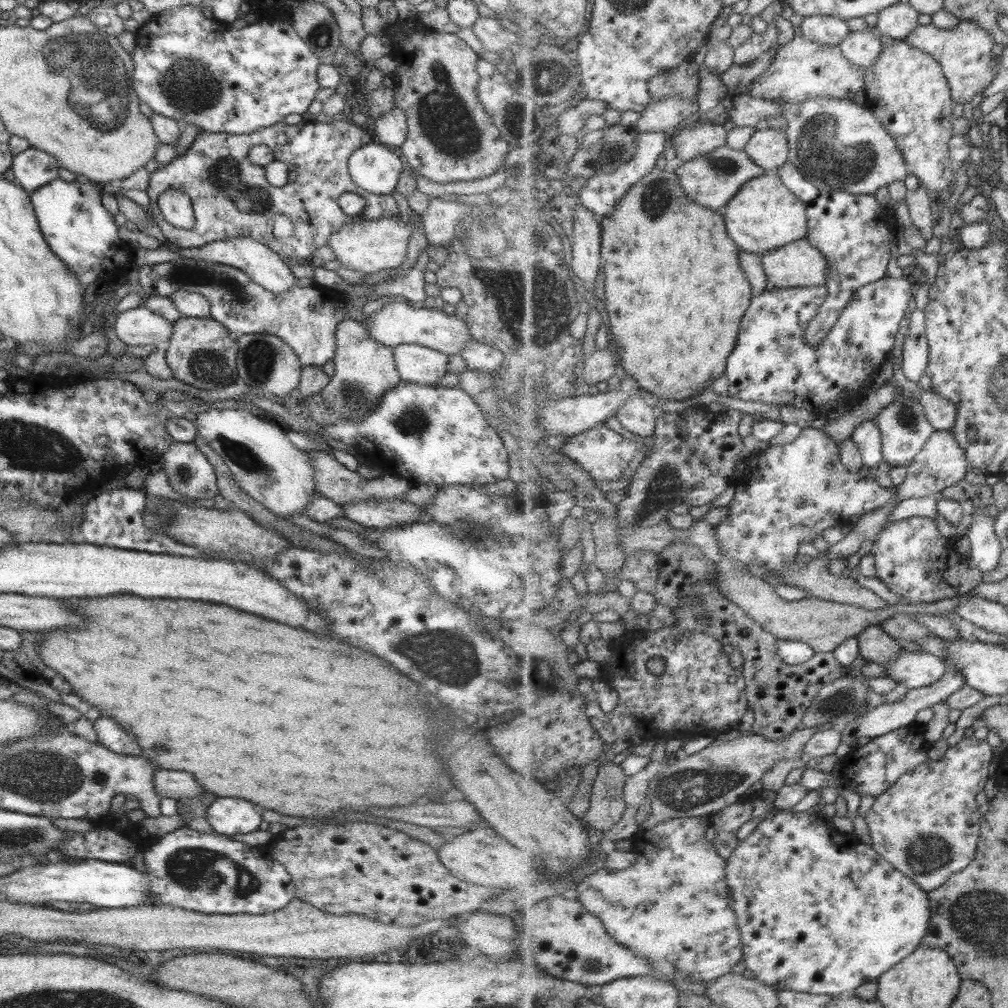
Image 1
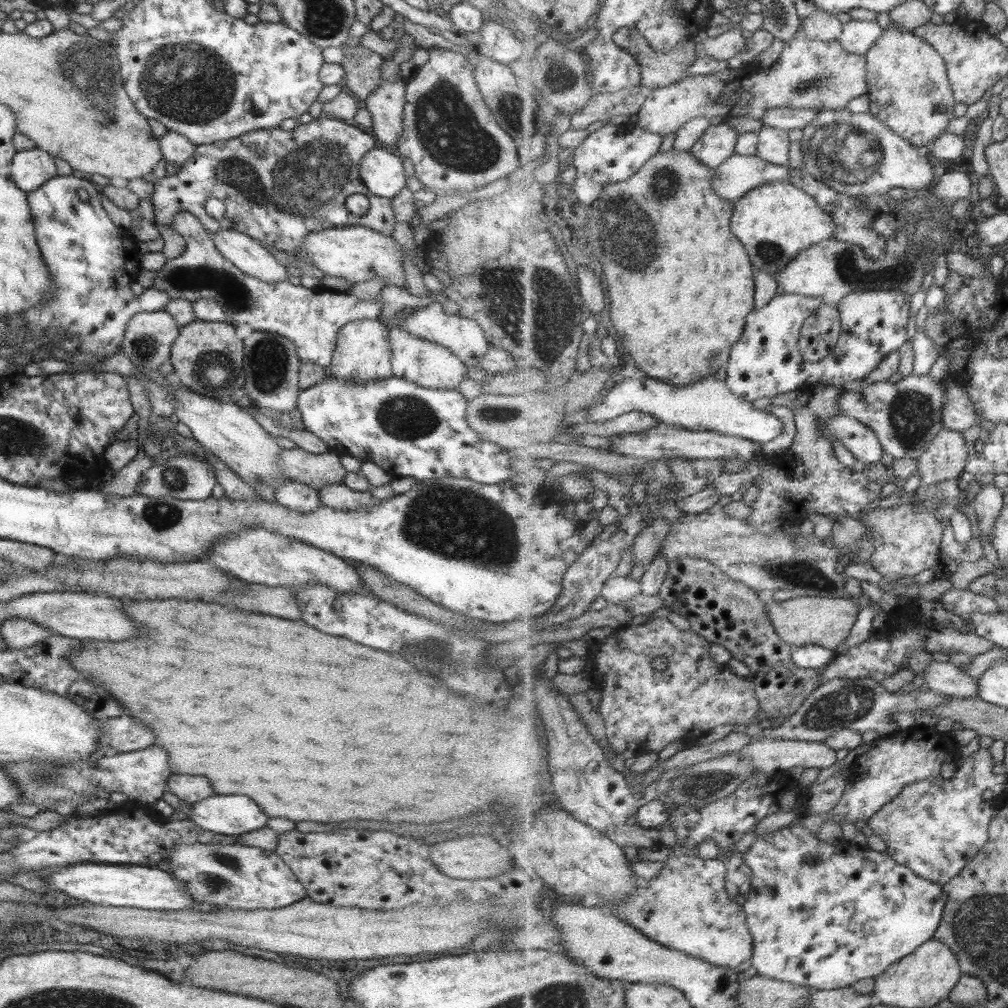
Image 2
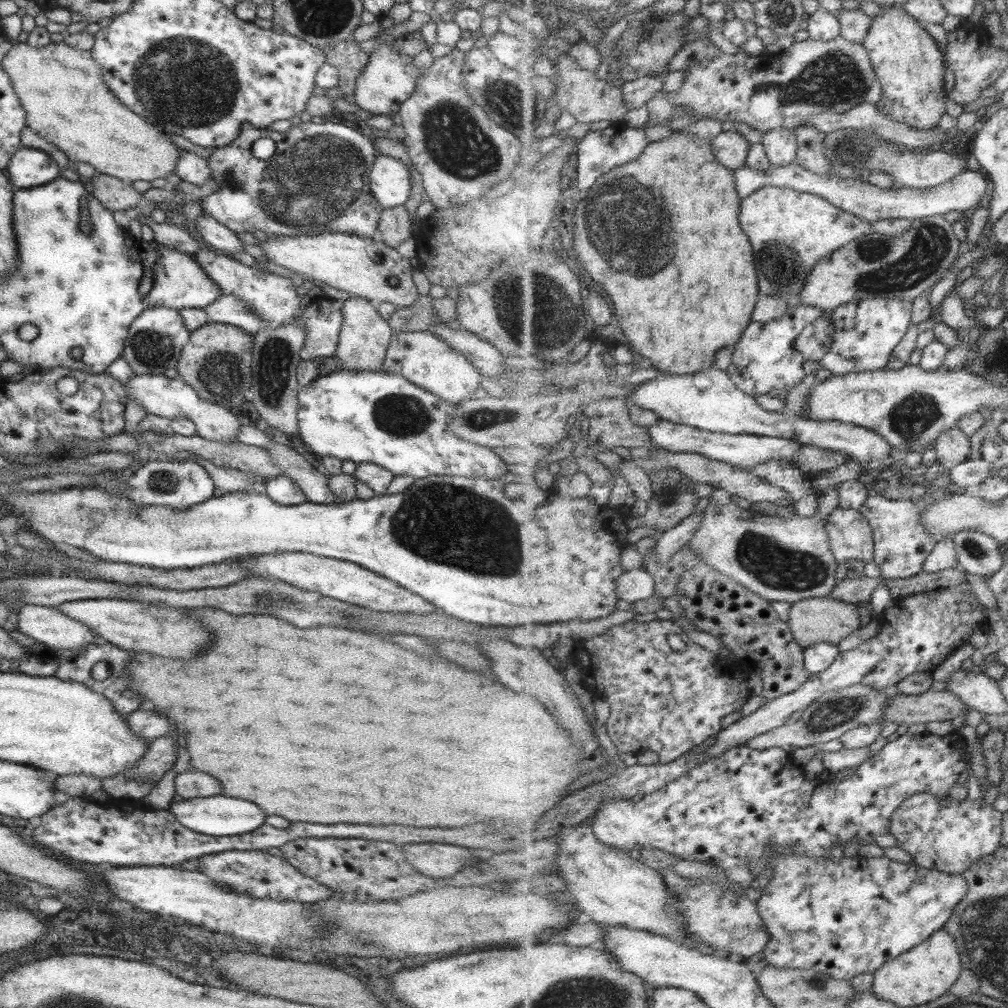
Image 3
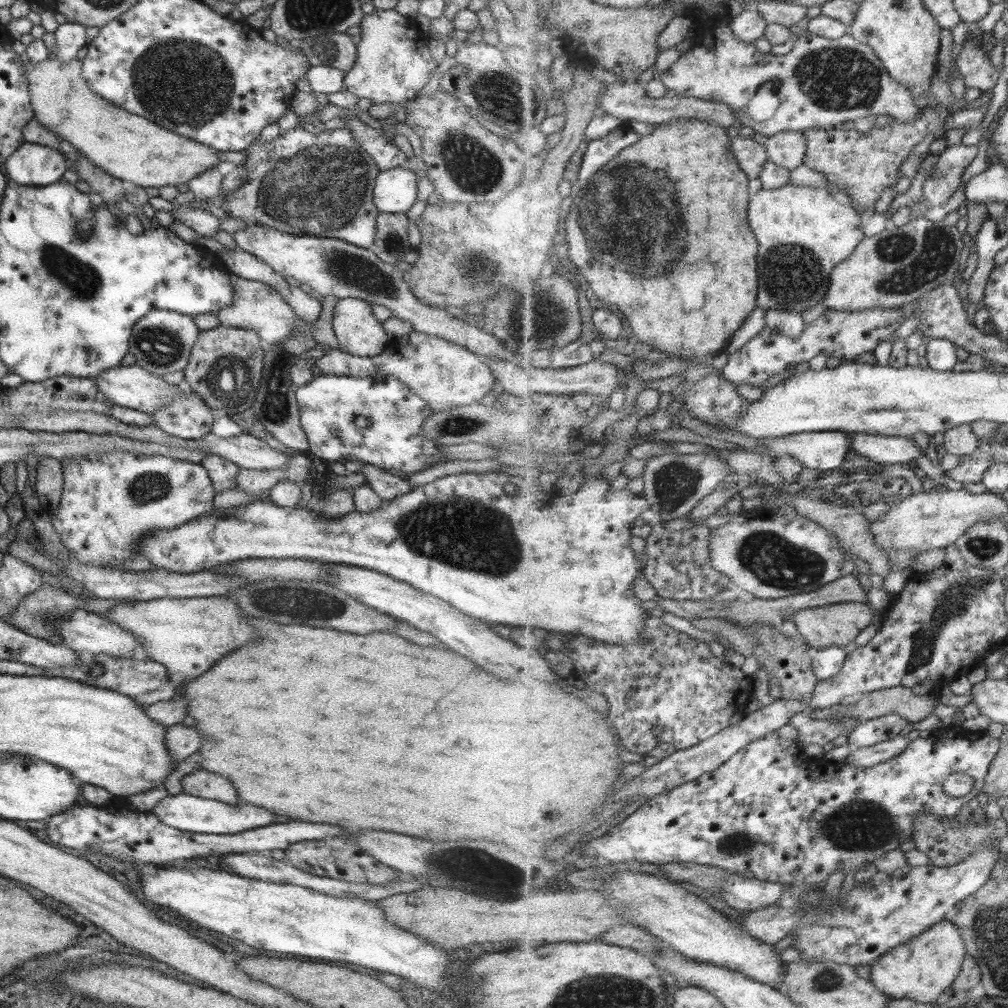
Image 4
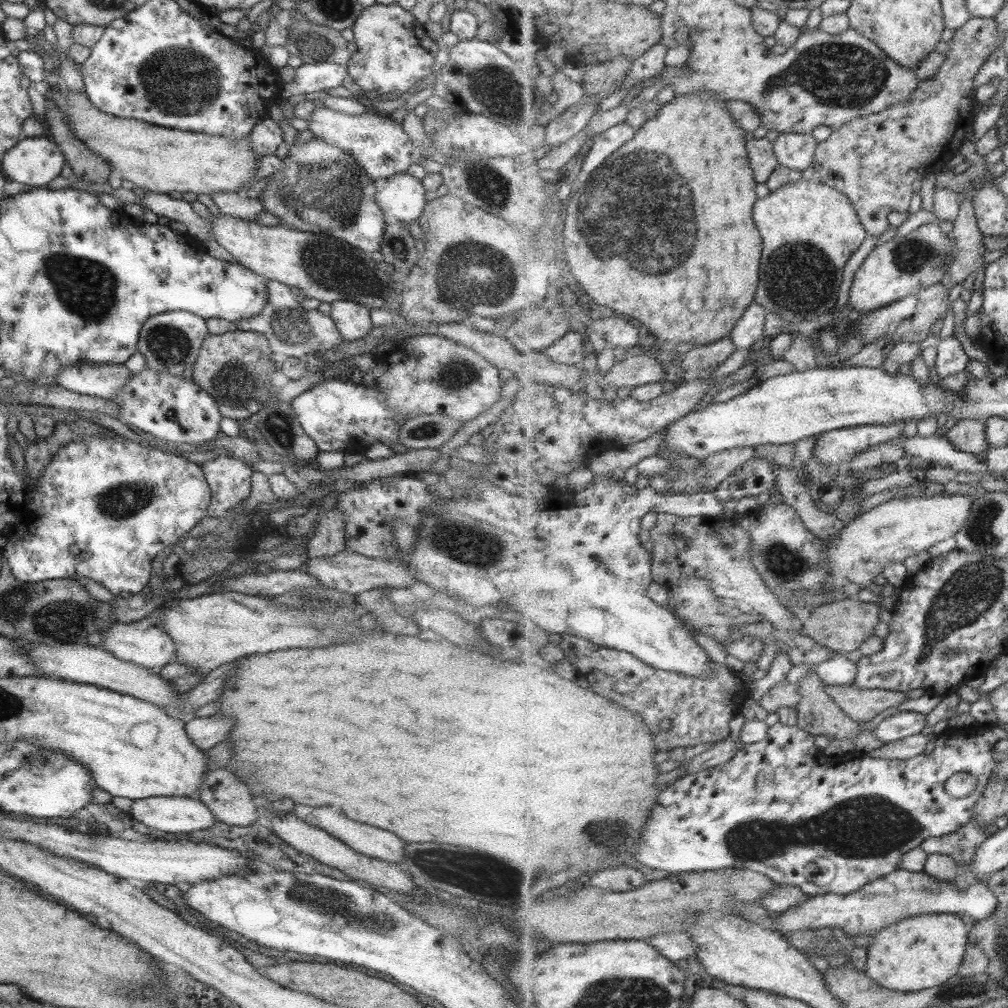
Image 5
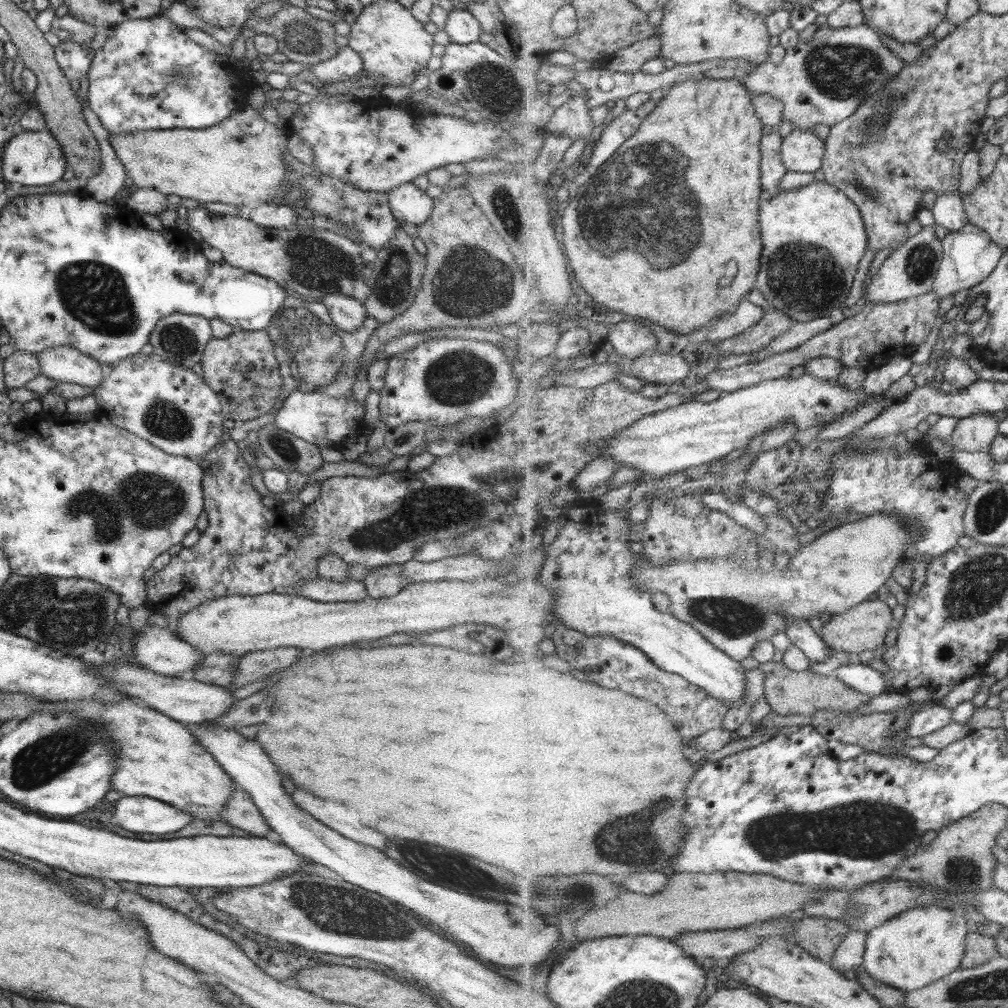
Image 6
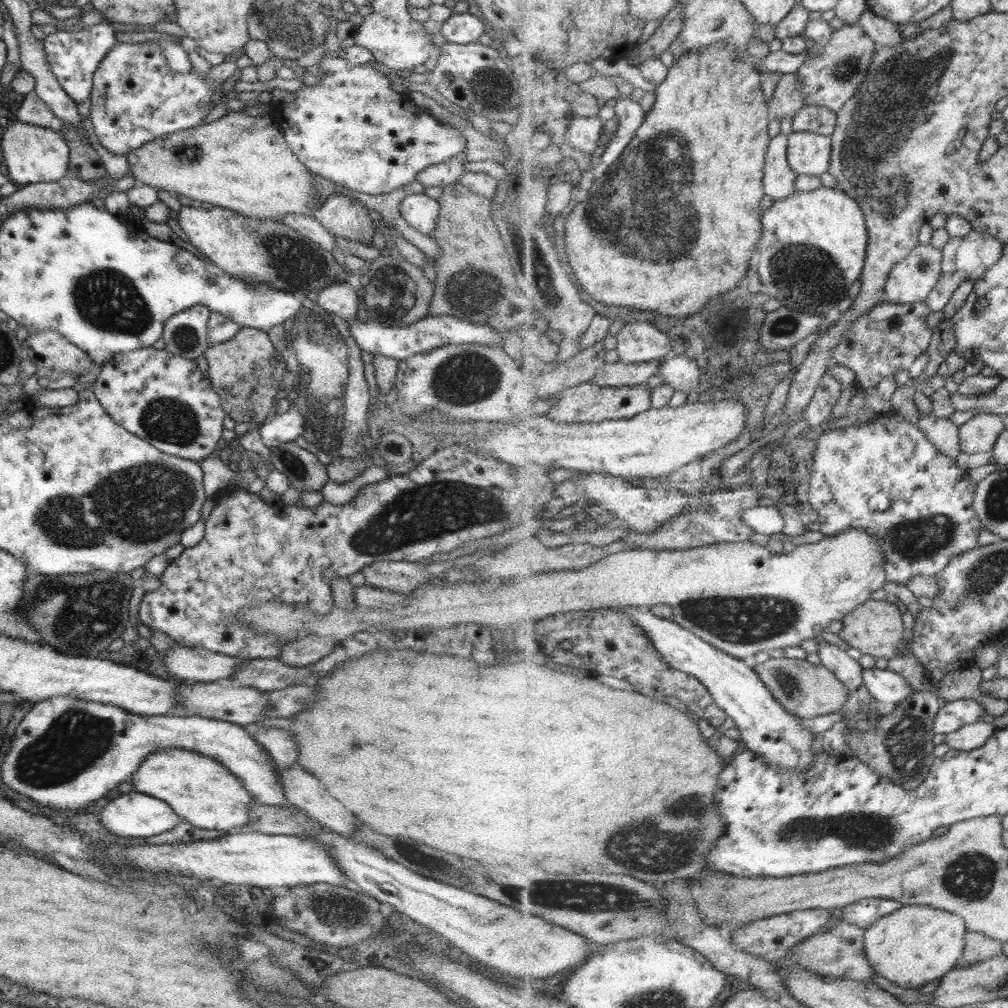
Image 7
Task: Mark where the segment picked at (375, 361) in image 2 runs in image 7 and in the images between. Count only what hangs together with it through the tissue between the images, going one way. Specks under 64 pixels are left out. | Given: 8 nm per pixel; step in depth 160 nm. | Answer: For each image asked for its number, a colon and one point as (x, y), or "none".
3: (364, 336)
4: (357, 329)
5: (352, 320)
6: (346, 313)
7: (339, 299)

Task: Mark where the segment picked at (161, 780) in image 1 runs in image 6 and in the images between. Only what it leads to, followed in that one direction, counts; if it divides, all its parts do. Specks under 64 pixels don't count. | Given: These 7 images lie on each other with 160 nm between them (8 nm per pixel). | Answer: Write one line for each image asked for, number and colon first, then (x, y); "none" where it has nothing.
2: (190, 789)
3: (188, 785)
4: (199, 783)
5: (229, 801)
6: (239, 811)

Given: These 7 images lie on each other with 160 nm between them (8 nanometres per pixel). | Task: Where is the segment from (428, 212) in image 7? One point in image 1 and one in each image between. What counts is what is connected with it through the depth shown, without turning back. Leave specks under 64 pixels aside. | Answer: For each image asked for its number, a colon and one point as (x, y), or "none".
1: (373, 167)
2: (381, 172)
3: (389, 182)
4: (394, 190)
5: (401, 199)
6: (408, 204)

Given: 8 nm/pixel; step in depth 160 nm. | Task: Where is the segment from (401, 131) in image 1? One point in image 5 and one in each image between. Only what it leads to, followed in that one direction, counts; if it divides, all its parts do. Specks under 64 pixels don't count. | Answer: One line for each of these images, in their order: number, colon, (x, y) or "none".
2: (385, 103)
3: (388, 78)
4: (392, 63)
5: (391, 52)

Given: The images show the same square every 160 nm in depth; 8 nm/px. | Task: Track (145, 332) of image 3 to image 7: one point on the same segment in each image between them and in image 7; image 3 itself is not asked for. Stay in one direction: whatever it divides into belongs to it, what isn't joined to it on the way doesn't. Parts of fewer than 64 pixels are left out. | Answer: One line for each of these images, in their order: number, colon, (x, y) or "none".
4: (160, 341)
5: (169, 342)
6: (179, 339)
7: (185, 334)

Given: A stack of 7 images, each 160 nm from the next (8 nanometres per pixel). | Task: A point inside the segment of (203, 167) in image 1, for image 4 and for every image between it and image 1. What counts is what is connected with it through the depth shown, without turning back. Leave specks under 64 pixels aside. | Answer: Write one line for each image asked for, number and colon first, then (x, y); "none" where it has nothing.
2: (300, 186)
3: (317, 180)
4: (320, 185)

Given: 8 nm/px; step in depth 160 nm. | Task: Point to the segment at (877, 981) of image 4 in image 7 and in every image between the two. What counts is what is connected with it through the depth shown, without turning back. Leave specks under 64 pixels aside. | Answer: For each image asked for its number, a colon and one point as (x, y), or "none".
5: (921, 952)
6: (919, 947)
7: (917, 944)

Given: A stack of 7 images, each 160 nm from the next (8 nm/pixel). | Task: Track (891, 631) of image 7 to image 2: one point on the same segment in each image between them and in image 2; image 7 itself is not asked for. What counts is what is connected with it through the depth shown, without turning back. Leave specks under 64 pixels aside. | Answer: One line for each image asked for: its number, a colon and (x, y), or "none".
2: (827, 622)
3: (826, 620)
4: (824, 626)
5: (843, 626)
6: (864, 627)

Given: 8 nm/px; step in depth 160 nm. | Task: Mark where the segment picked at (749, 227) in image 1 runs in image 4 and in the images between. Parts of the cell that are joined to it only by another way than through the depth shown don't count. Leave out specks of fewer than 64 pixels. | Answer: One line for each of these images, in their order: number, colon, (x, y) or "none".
2: (776, 221)
3: (792, 231)
4: (805, 232)

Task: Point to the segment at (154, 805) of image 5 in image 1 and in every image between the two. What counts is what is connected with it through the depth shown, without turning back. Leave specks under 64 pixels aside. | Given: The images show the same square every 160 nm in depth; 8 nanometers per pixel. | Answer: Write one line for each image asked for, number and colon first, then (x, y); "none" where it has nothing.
1: (229, 816)
2: (232, 814)
3: (216, 815)
4: (193, 814)

